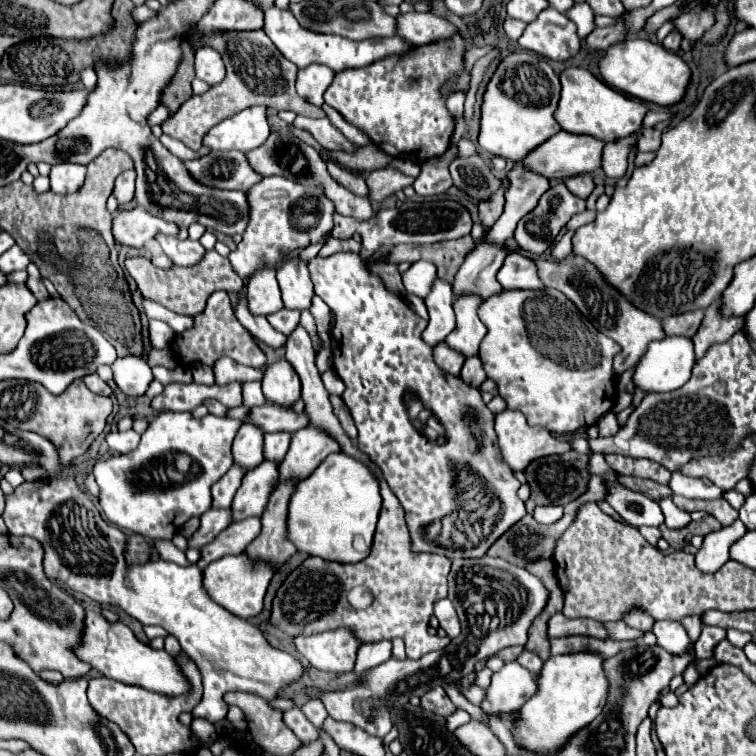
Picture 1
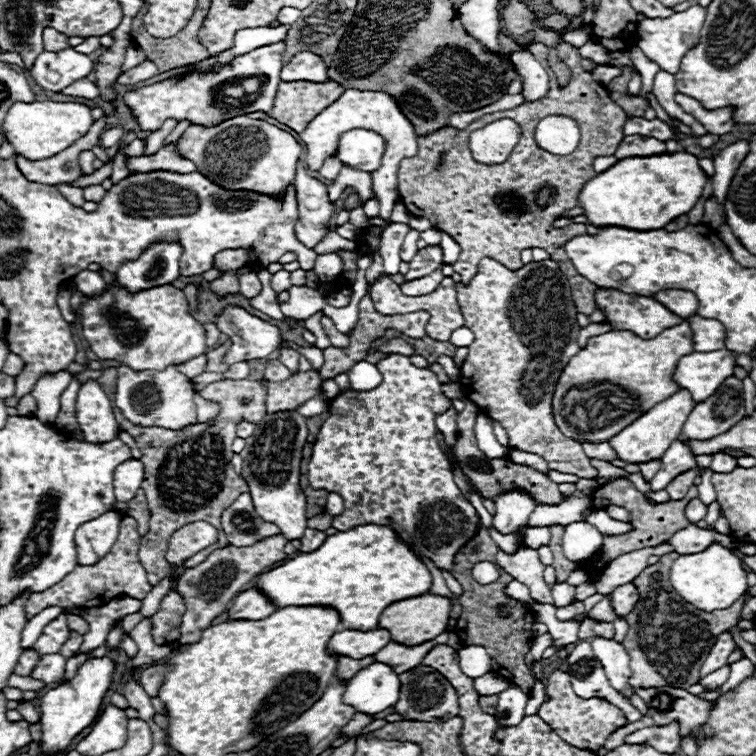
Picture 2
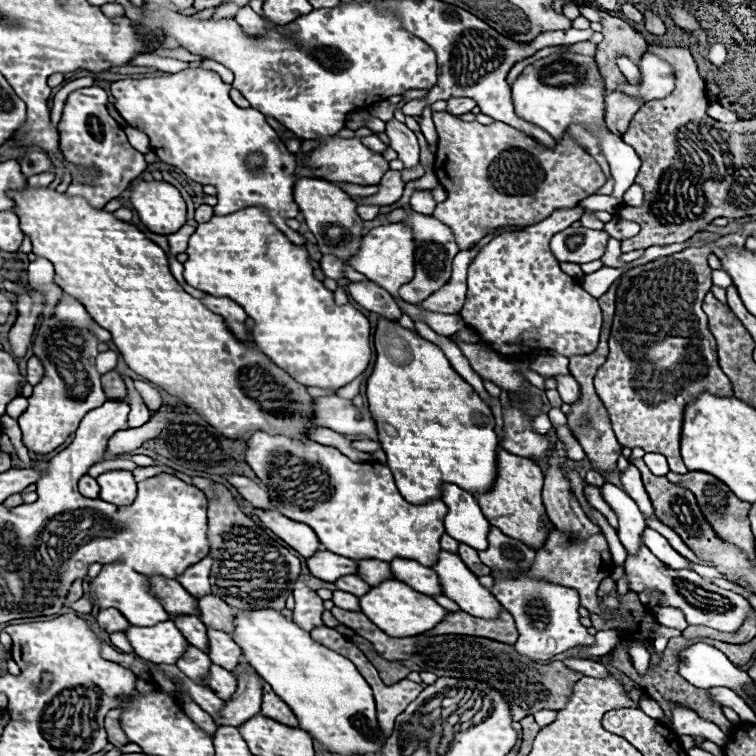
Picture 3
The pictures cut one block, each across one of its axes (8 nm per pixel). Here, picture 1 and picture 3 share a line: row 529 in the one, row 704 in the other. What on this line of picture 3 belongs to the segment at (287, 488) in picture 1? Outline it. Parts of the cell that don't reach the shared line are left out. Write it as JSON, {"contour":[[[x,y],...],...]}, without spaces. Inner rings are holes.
{"contour":[[[264,682],[264,698],[262,698],[262,710],[260,710],[262,716],[268,716],[280,724],[286,724],[286,726],[298,726],[298,720],[296,716],[292,714],[292,710],[288,708],[288,704],[284,704],[274,692],[272,688]]]}

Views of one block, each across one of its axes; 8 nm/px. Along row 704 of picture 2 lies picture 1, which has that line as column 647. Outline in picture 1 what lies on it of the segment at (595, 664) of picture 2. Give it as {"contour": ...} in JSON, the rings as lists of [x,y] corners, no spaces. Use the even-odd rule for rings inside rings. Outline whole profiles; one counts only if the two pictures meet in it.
{"contour":[[[632,610],[624,616],[624,622],[630,626],[630,628],[636,628],[640,632],[650,632],[652,626],[654,626],[654,620],[646,614],[646,612],[640,612],[640,610]]]}

